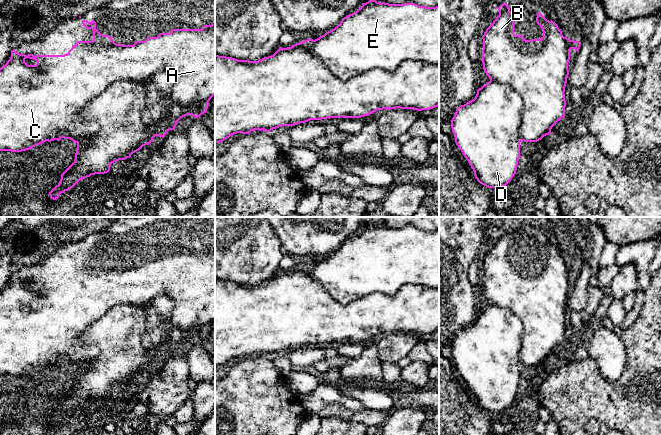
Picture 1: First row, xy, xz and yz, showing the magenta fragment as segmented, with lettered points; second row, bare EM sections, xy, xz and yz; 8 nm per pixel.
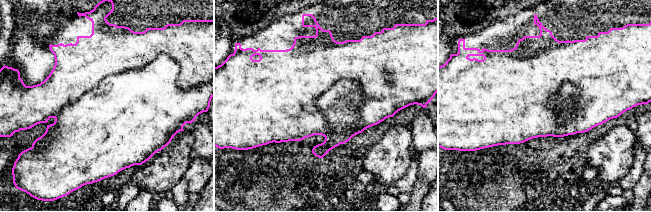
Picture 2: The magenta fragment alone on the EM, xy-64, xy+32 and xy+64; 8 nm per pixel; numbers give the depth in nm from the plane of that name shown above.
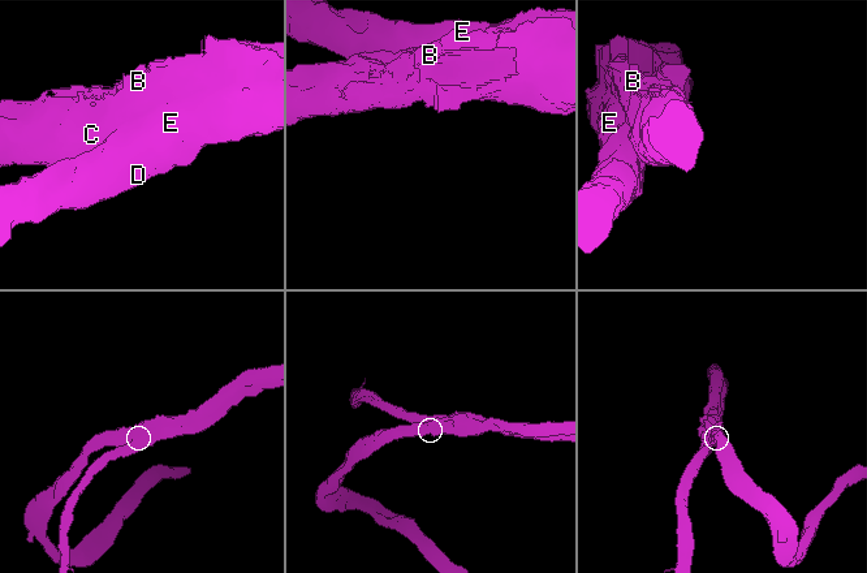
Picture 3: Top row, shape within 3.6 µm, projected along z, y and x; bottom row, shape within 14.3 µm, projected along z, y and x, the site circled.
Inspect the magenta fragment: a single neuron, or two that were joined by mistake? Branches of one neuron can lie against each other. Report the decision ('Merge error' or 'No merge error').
No merge error

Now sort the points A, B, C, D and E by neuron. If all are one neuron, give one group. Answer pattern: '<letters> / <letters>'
A B C D E

